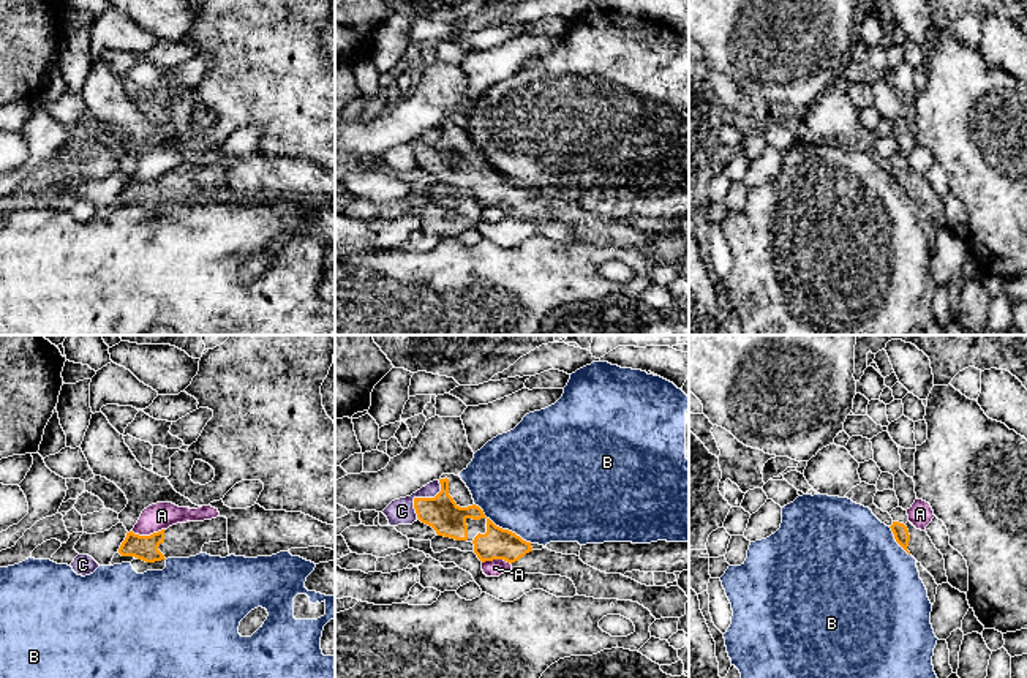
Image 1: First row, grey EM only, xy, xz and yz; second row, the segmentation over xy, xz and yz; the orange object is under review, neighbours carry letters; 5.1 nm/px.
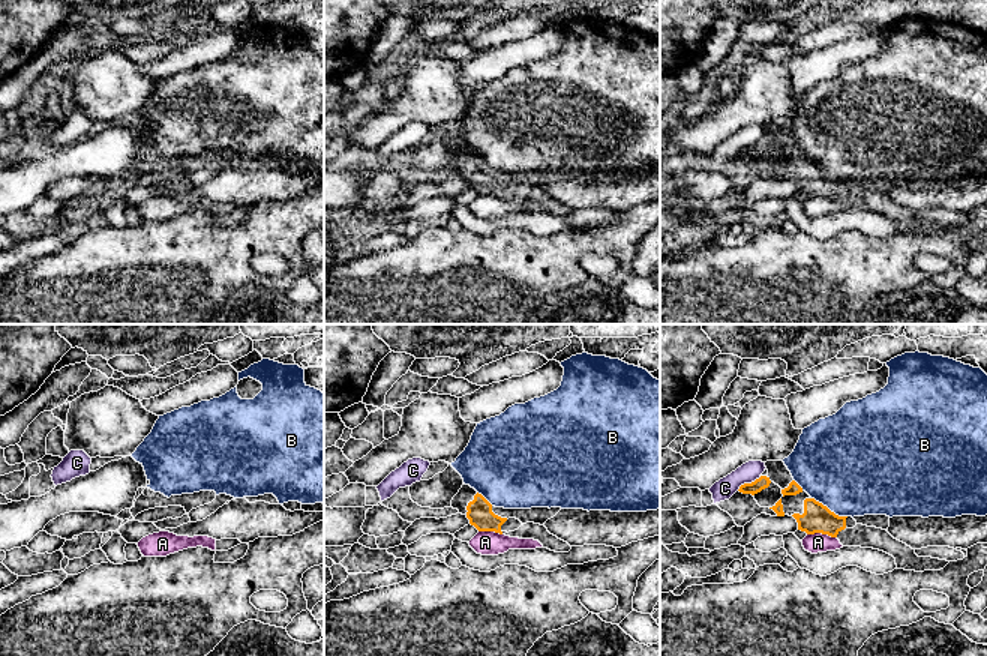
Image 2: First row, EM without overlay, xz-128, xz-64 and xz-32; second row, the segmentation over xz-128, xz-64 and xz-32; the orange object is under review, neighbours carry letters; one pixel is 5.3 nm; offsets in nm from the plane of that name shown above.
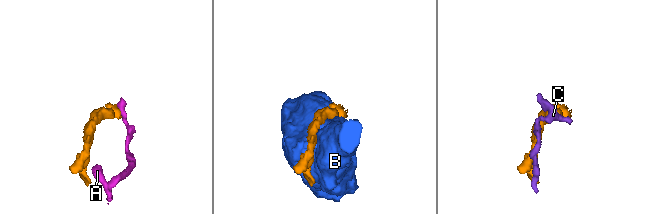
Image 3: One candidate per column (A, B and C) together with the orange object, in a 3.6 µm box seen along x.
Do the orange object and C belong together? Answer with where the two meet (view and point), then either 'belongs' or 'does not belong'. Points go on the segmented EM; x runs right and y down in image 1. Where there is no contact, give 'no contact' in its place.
contact xz (422, 498); does not belong

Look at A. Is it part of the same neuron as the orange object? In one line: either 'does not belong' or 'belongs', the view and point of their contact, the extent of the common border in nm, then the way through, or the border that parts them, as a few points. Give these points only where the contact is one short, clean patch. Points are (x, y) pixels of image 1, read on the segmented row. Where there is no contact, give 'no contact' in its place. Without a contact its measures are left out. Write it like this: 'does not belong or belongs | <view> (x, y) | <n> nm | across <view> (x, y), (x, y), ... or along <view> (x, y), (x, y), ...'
does not belong | xy (147, 536) | 180 nm | along xy (165, 528), (149, 534), (135, 534), (131, 531)

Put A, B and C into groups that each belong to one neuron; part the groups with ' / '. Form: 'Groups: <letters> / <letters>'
Groups: A / B / C

